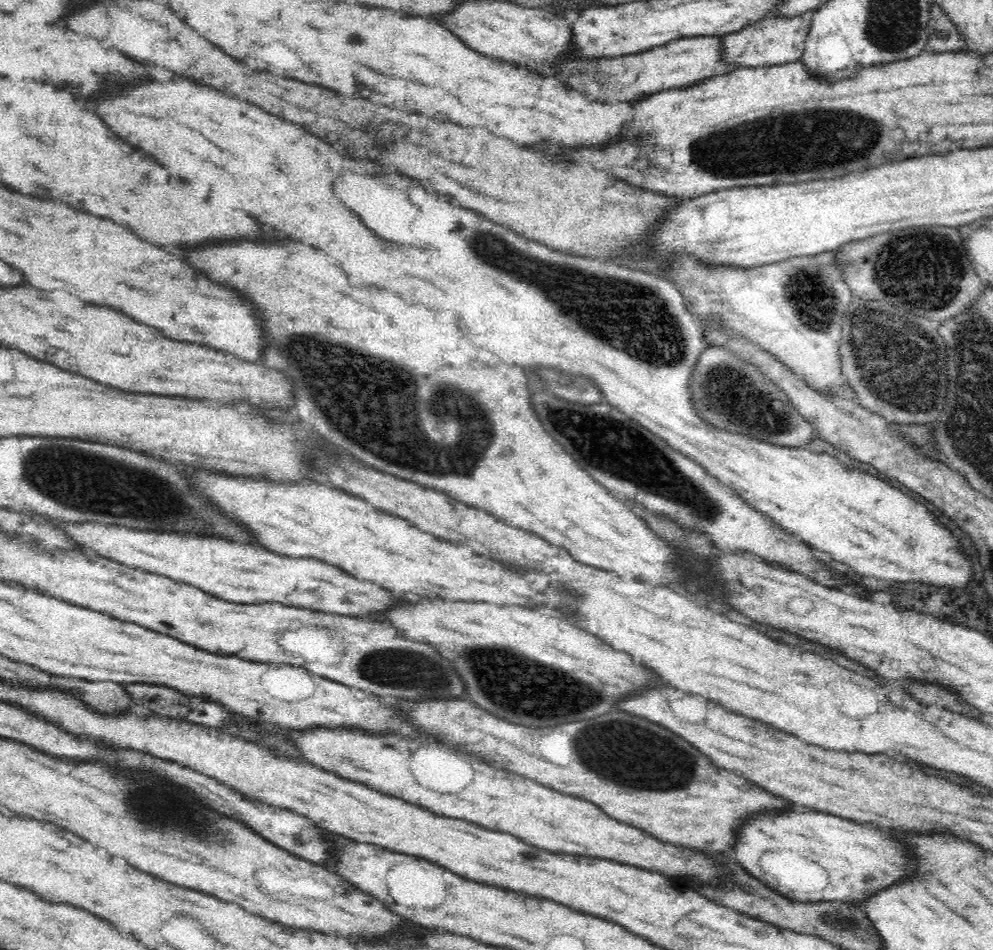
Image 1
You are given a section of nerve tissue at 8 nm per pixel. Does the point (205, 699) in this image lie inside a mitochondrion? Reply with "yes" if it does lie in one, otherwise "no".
no

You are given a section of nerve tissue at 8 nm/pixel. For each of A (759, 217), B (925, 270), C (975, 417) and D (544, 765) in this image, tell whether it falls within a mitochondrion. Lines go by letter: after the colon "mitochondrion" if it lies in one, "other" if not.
A: other
B: mitochondrion
C: mitochondrion
D: other

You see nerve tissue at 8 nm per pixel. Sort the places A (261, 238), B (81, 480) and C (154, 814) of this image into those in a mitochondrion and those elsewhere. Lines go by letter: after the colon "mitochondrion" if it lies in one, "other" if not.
A: other
B: mitochondrion
C: mitochondrion

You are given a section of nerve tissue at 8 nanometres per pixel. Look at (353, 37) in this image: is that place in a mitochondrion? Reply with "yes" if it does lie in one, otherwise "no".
yes

